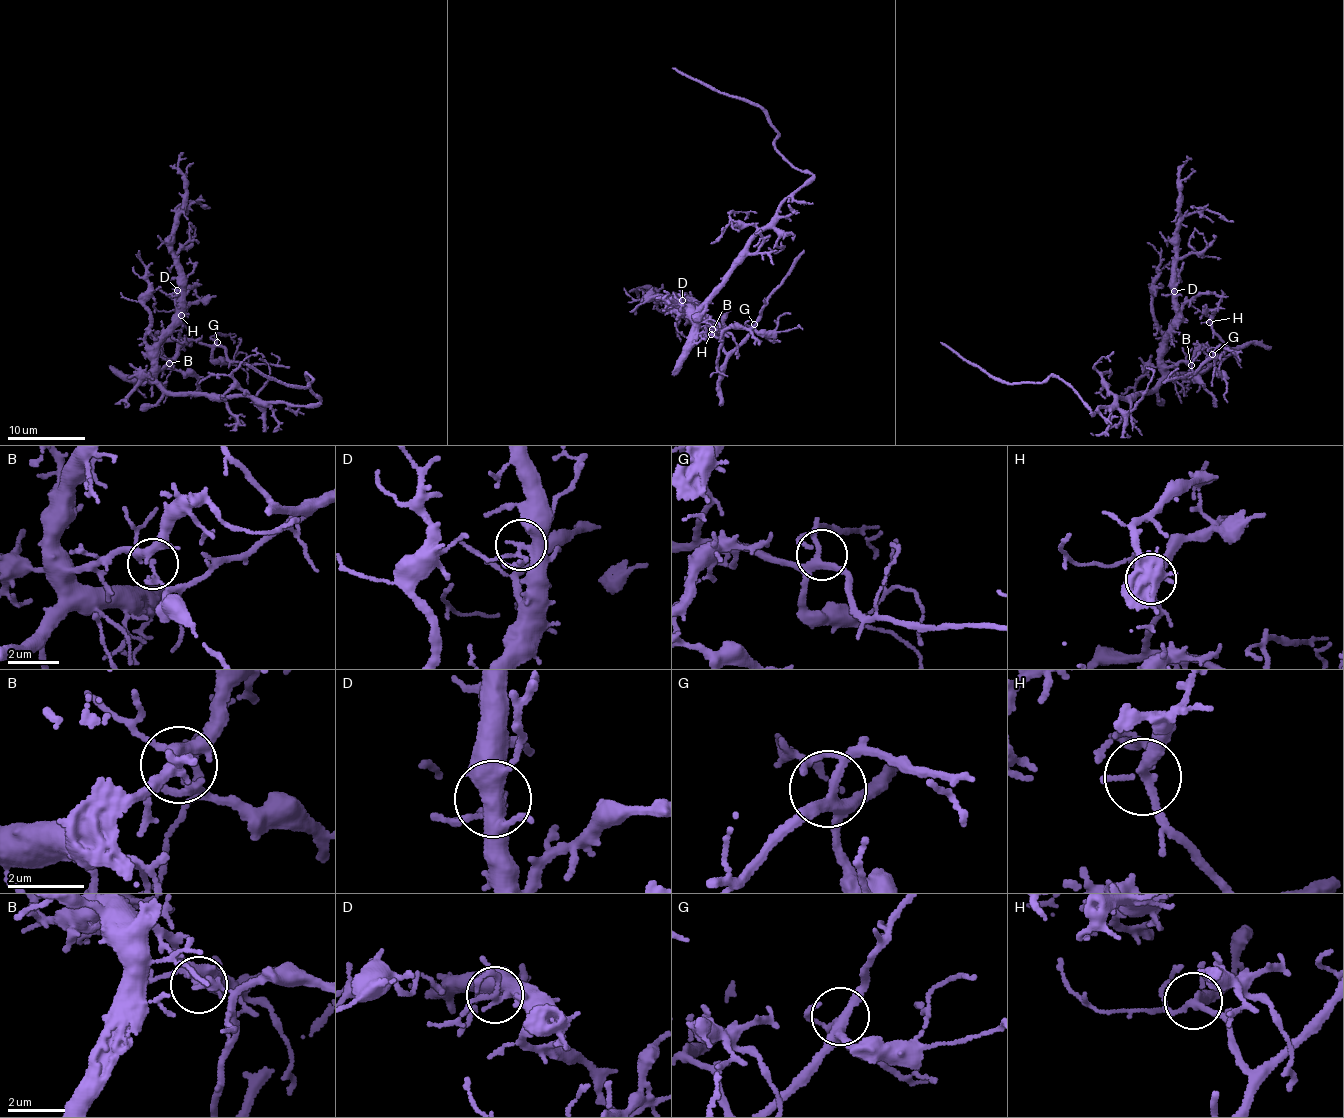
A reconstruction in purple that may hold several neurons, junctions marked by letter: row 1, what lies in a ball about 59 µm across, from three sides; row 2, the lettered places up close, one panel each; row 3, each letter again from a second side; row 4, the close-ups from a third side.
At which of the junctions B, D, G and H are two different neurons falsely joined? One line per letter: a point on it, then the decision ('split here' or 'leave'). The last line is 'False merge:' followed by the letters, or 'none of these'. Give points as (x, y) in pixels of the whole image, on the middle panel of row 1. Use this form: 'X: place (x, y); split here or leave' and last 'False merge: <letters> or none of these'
B: place (712, 329); split here
D: place (682, 300); leave
G: place (754, 324); leave
H: place (711, 334); leave
False merge: B

